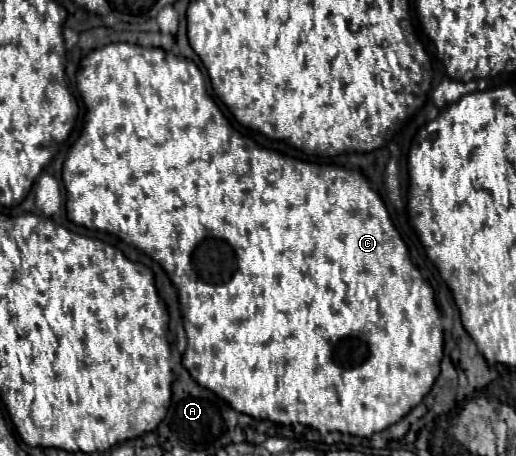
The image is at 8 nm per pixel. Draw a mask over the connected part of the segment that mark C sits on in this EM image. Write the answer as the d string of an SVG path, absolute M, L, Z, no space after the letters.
M108 44L104 48L92 50L80 64L78 74L76 74L76 84L78 90L82 94L82 100L86 104L86 122L84 122L84 130L80 134L80 138L74 142L74 146L70 148L66 160L64 160L64 168L62 168L62 180L66 186L66 212L68 218L80 226L92 228L92 230L102 230L108 234L118 236L120 240L140 248L142 252L146 252L148 256L152 256L170 276L170 280L174 282L174 286L178 288L178 296L180 296L180 304L182 304L182 314L184 314L184 330L188 336L188 348L184 352L182 364L184 368L190 372L190 376L204 388L216 392L220 398L224 398L234 410L244 412L248 416L254 416L258 420L272 420L278 424L302 424L302 426L312 426L316 430L338 430L338 432L348 432L348 434L356 434L356 436L372 436L374 432L380 432L392 424L396 424L402 416L406 416L414 406L420 404L420 400L430 392L436 376L440 374L440 360L442 360L442 346L444 346L444 334L442 334L442 322L440 322L440 310L434 302L434 290L432 286L422 278L422 274L418 272L418 268L412 264L410 254L408 254L408 246L402 240L400 232L396 230L394 222L390 220L390 214L386 210L386 204L382 202L382 198L370 188L368 178L354 168L340 168L340 166L328 166L328 164L316 164L316 162L306 162L306 160L298 160L292 156L284 156L276 150L268 150L262 148L256 140L246 138L244 134L236 132L228 118L222 114L222 110L218 108L218 104L212 100L212 96L206 90L204 84L204 76L198 70L198 66L188 60L188 58L178 58L174 54L168 54L162 48L142 48L136 44Z

